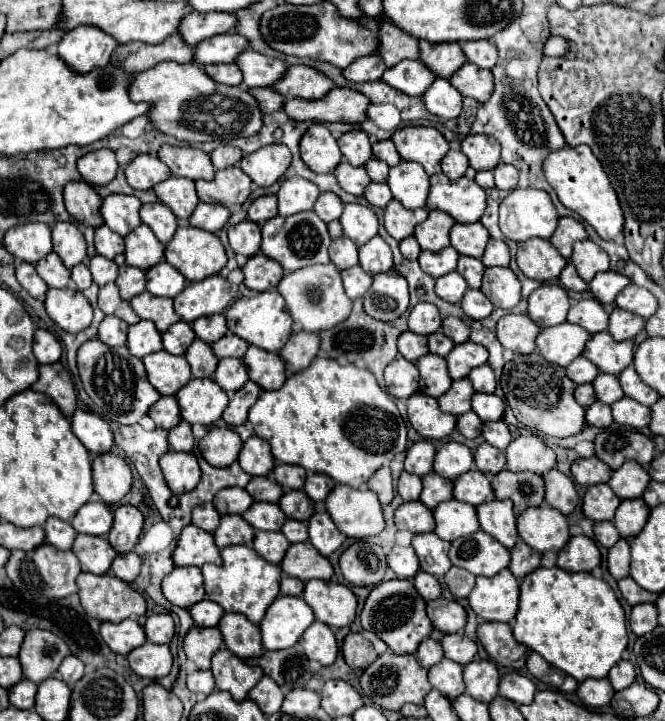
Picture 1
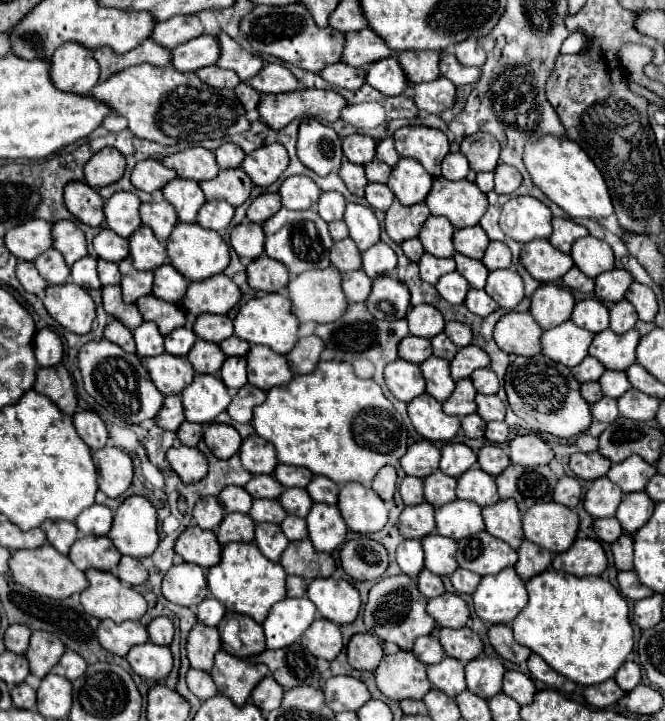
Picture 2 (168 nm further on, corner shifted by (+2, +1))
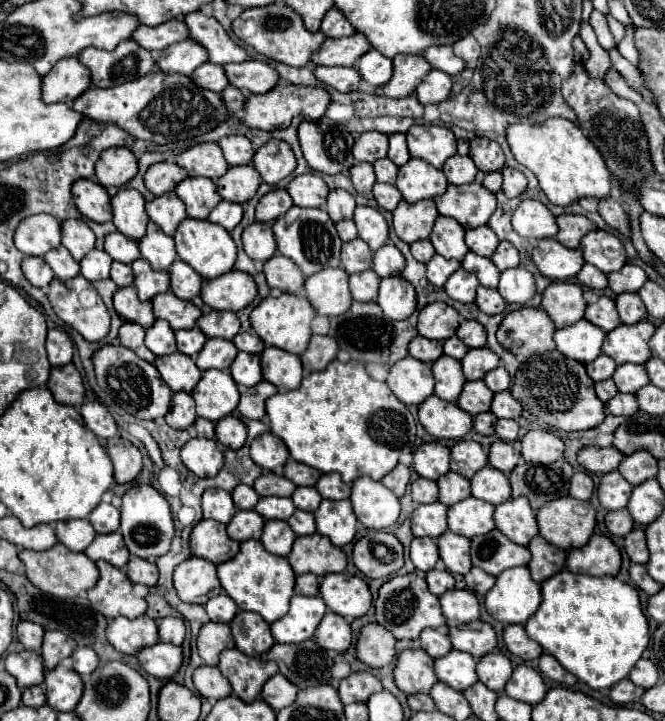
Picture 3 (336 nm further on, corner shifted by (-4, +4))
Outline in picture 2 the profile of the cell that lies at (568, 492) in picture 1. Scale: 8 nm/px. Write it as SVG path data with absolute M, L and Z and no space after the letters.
M562 477L562 479L558 479L558 483L554 487L554 493L552 493L552 497L554 497L556 503L566 505L570 509L574 509L580 503L580 495L582 495L580 483L574 477Z

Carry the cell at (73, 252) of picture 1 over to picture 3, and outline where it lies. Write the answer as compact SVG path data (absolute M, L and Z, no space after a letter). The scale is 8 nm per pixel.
M66 220L62 222L62 244L74 256L74 260L82 260L94 248L94 232L88 228L84 220Z

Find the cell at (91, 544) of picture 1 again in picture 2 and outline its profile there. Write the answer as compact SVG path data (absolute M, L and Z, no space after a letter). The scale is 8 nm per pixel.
M82 535L74 541L68 557L80 571L86 571L90 567L100 571L112 571L122 555L108 537Z

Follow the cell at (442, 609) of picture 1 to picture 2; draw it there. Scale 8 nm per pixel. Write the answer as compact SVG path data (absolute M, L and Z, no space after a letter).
M444 593L436 599L430 599L428 613L440 627L450 627L450 629L464 627L470 617L468 605L456 593Z

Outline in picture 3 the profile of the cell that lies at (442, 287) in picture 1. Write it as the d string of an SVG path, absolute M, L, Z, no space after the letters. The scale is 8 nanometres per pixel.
M462 268L456 270L444 286L446 294L458 302L474 302L476 300L476 288L478 288L478 278L472 272L462 270Z

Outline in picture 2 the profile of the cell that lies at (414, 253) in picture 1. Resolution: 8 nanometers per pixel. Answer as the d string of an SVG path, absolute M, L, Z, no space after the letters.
M416 237L404 241L404 243L402 243L402 249L404 249L404 255L406 255L410 261L418 261L418 259L422 257L422 253L424 253L422 243L420 243Z

